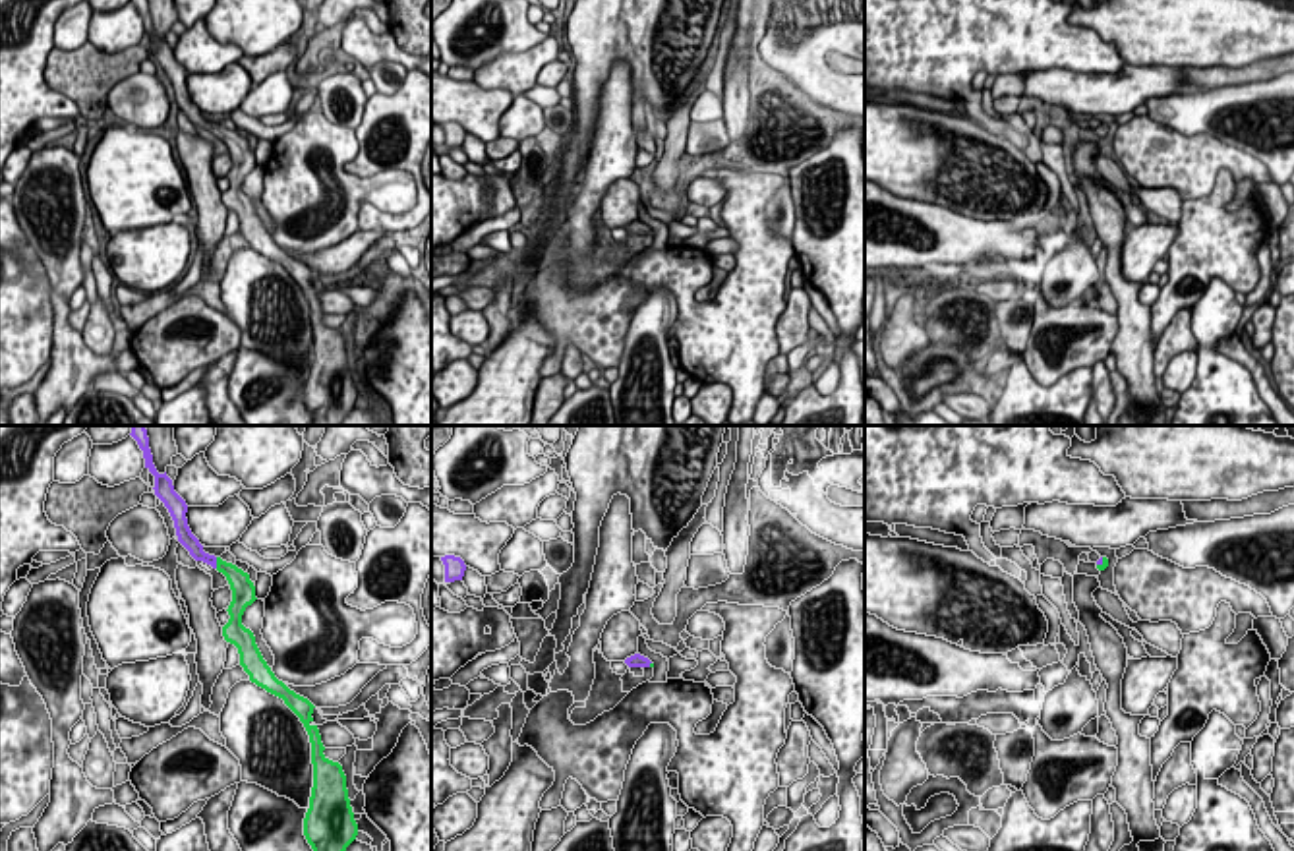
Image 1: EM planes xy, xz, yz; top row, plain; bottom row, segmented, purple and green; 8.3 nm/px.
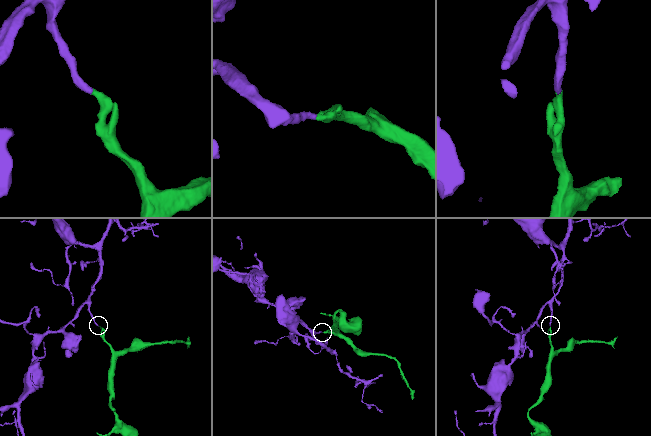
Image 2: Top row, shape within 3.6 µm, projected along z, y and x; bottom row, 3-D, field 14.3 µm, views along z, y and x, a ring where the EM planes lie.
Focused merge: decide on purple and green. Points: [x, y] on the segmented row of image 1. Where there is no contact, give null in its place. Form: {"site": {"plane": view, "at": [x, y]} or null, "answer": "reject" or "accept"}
{"site": {"plane": "xy", "at": [215, 563]}, "answer": "accept"}

